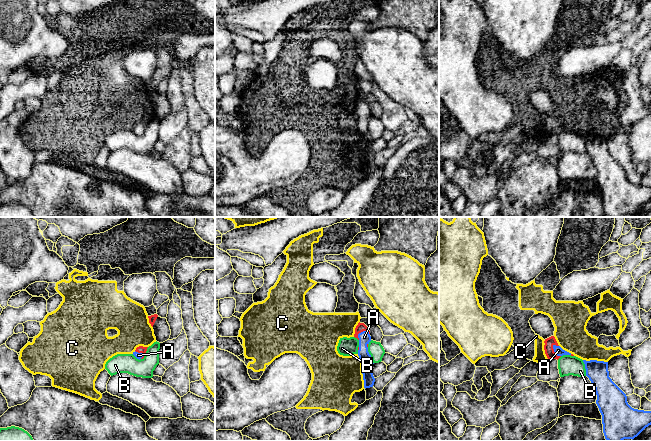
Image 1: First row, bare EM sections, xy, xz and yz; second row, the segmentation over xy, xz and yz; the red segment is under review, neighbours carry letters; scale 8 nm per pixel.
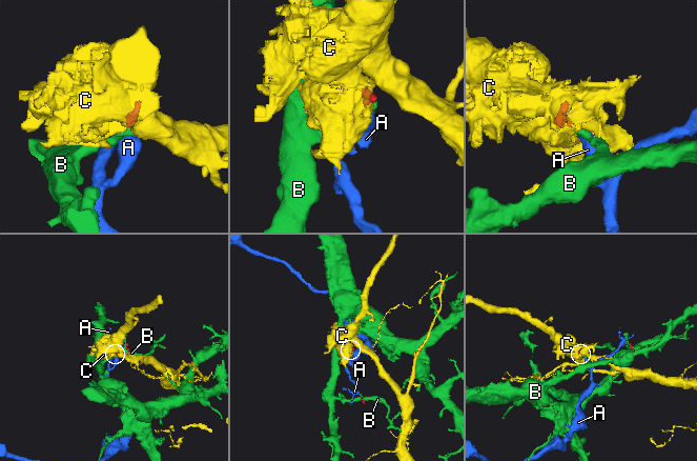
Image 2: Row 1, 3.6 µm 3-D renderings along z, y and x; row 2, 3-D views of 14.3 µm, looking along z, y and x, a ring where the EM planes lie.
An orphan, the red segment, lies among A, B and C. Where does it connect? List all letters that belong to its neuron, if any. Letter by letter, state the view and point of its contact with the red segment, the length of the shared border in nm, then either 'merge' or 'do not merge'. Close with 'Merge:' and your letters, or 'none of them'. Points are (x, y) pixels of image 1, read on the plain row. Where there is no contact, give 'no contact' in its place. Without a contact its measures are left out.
A: yz (553, 127) | 120 nm | merge
B: xy (145, 129) | 120 nm | do not merge
C: yz (544, 125) | 170 nm | do not merge
Merge: A

